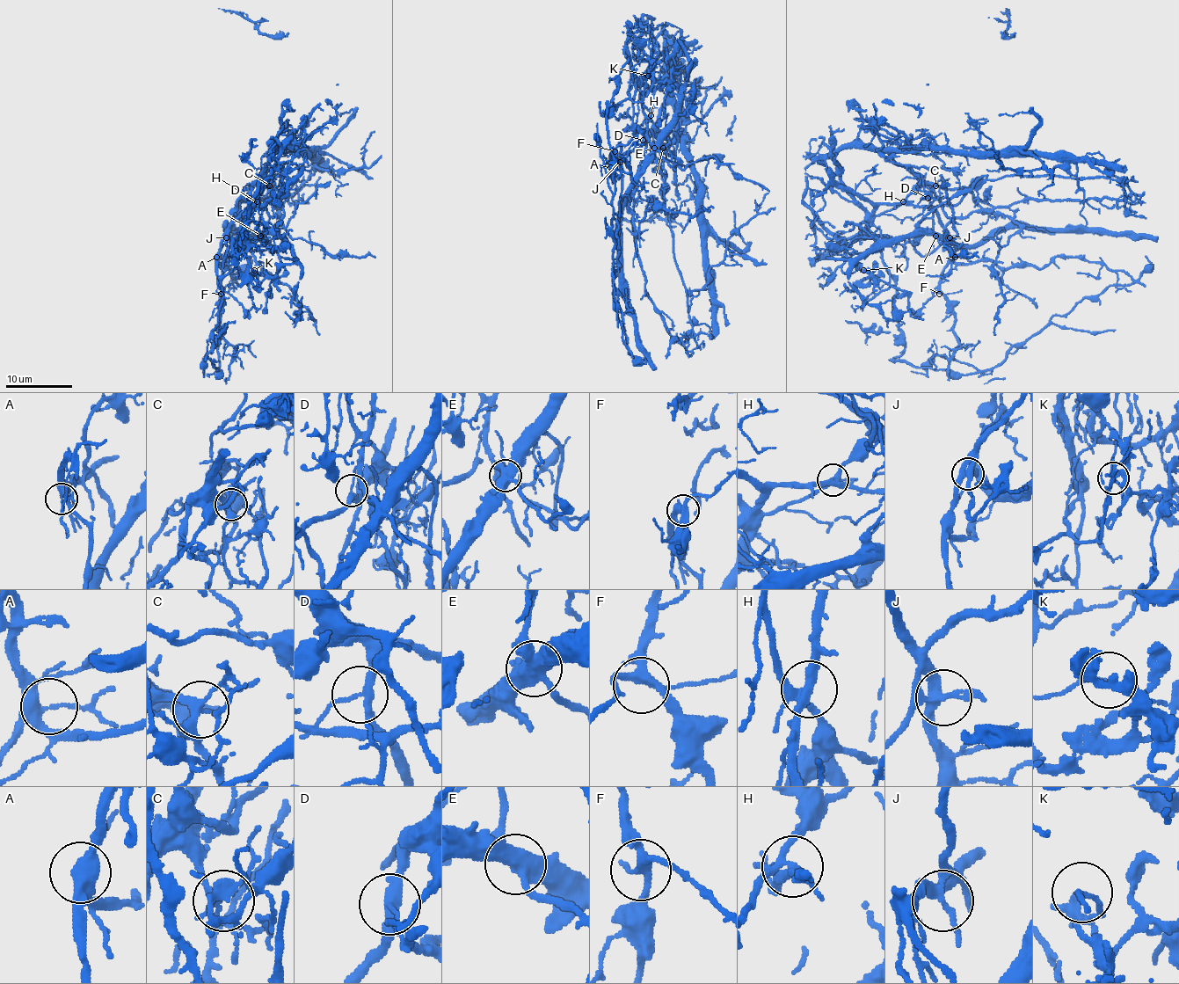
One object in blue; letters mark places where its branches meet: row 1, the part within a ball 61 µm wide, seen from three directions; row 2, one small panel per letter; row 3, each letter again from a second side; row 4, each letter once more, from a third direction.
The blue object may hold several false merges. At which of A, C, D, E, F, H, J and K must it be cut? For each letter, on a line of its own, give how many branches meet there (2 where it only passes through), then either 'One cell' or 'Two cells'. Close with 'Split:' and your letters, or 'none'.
A: Branches: 4. One cell
C: Branches: 4. One cell
D: Branches: 3. Two cells
E: Branches: 4. Two cells
F: Branches: 5. One cell
H: Branches: 5. Two cells
J: Branches: 4. Two cells
K: Branches: 2. Two cells
Split: D, E, H, J, K

